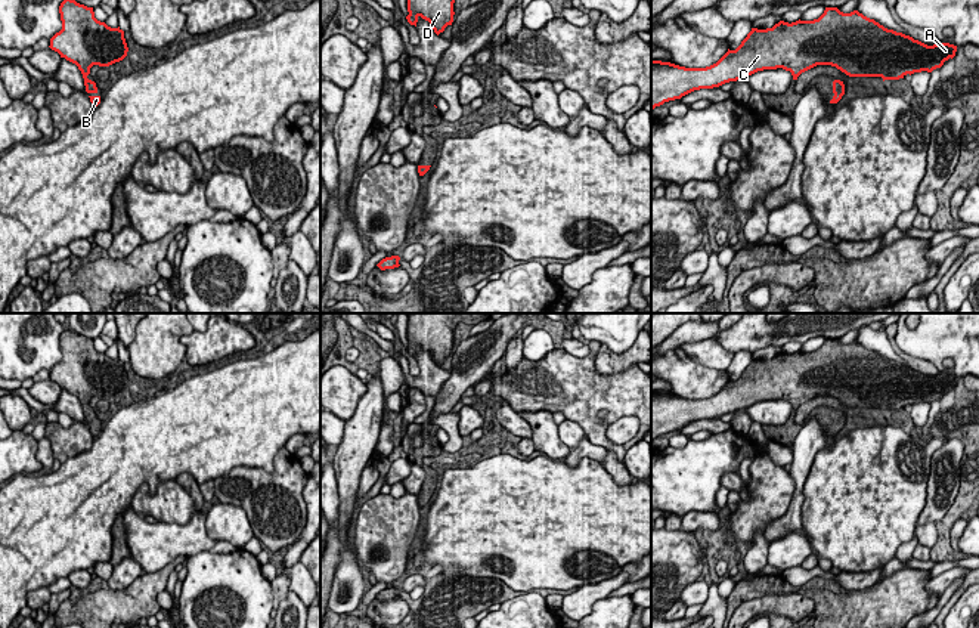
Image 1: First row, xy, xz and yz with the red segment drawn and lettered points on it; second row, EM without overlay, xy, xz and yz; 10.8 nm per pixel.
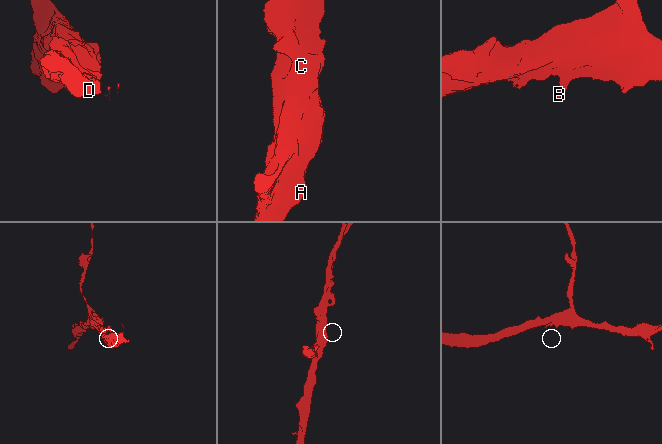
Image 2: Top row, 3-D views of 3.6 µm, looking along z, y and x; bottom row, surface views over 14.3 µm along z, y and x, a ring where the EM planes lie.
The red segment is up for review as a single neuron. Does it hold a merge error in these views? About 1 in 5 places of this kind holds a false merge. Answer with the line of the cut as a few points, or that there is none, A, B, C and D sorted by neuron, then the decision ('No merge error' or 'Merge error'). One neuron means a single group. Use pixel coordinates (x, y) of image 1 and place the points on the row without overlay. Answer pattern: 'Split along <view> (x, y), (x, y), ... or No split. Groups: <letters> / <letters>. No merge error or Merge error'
No split. Groups: A B C D. No merge error

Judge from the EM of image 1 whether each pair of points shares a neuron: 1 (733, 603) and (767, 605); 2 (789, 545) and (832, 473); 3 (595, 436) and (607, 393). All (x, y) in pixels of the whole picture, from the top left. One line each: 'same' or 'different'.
1: different
2: different
3: same

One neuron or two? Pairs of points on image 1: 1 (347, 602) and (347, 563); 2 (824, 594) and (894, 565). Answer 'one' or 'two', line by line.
1: one
2: two

